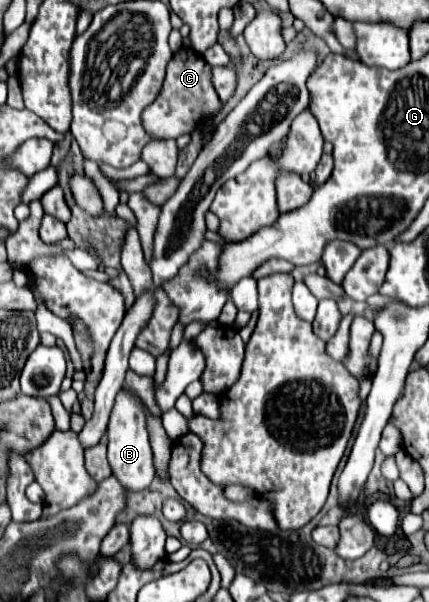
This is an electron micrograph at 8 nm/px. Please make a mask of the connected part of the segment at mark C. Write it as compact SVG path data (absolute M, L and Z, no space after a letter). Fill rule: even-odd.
M181 46L167 64L165 82L157 100L143 112L143 126L153 138L179 138L181 134L191 134L195 130L199 114L217 114L219 108L219 96L211 86L211 66L203 62L199 52L189 46Z

